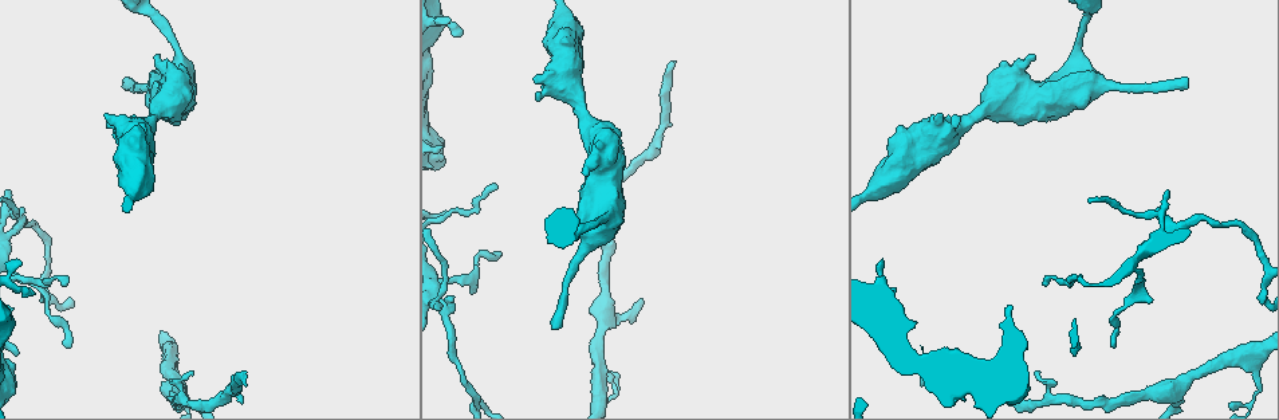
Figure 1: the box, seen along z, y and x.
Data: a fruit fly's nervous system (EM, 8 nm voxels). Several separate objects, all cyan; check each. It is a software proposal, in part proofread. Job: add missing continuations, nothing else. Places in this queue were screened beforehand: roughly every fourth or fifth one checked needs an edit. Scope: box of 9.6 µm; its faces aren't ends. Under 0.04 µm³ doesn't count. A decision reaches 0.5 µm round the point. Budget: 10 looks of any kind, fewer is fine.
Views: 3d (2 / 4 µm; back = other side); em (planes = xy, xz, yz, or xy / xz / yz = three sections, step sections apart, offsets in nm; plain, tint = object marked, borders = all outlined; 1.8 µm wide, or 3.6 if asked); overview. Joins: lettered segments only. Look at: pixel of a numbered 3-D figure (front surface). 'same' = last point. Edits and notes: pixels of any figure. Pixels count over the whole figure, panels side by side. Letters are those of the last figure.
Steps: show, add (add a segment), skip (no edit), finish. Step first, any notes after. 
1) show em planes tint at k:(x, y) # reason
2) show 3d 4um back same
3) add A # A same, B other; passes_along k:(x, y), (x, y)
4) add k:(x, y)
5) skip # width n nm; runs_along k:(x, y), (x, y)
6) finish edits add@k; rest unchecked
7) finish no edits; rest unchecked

show em planes plain at 1:(920, 382) # free end

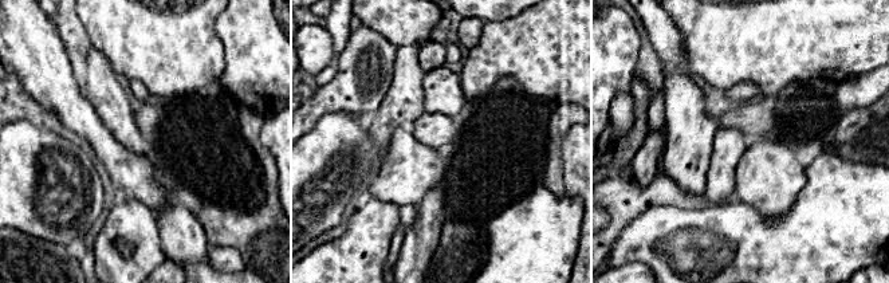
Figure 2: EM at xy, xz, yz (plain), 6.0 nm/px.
show em planes borders same

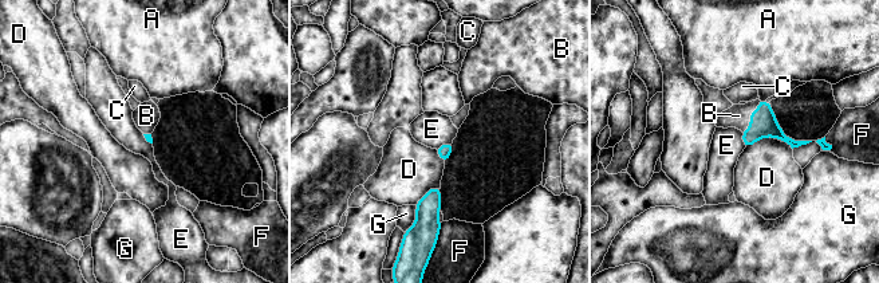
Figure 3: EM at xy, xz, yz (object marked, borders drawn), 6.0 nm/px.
add B # longest_contact B 220 nm; A other, B same, C other, D other, E other, F other, G other; passes_along 3:(763, 124), (751, 117), (738, 116); the neuron continues

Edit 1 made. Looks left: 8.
show overview

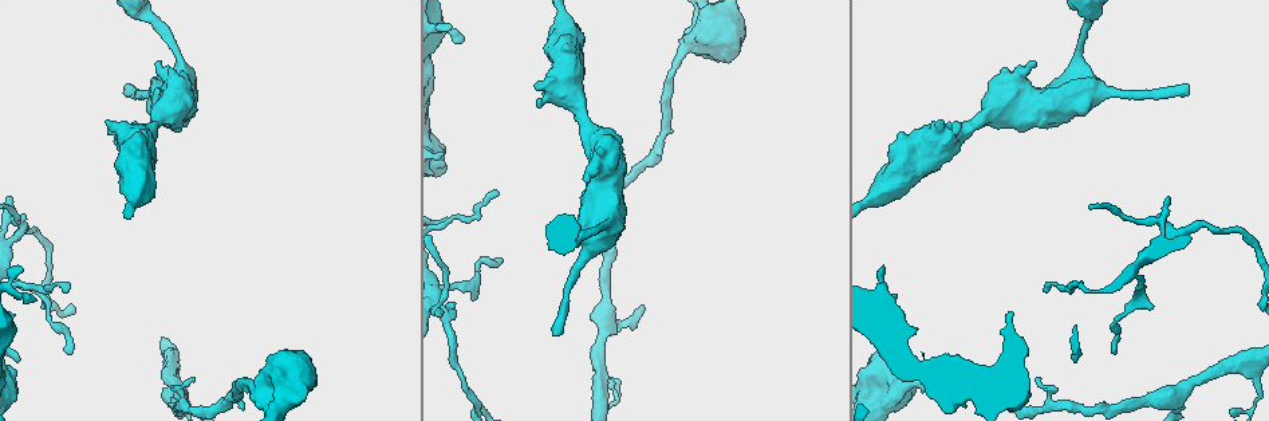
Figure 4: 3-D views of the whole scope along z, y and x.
show em xz step 16 tint at 4:(191, 380) # tapers out

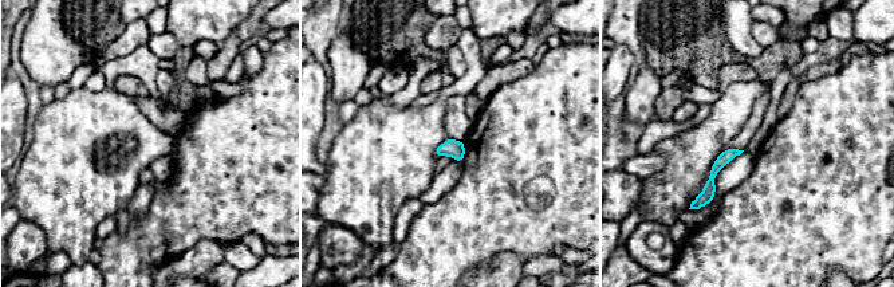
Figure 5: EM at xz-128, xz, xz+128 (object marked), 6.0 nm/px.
show em planes borders same # another direction

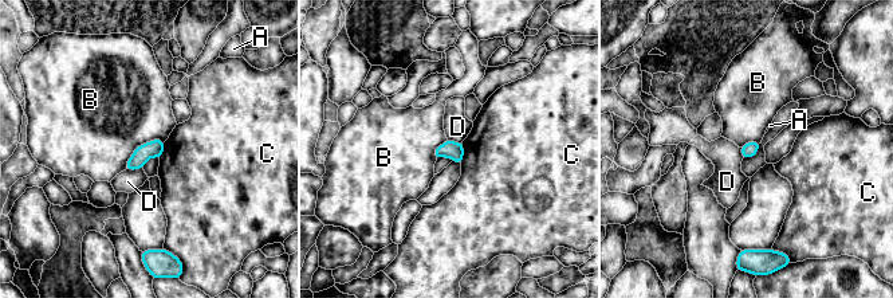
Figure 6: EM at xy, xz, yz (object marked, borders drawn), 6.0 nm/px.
skip # width 90 nm; A other, B other, C other, D other; border 6:(164, 140), (141, 144), (124, 169); no lettered segment goes on from it

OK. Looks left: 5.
show em planes tint at 4:(130, 83) # end of a long branch

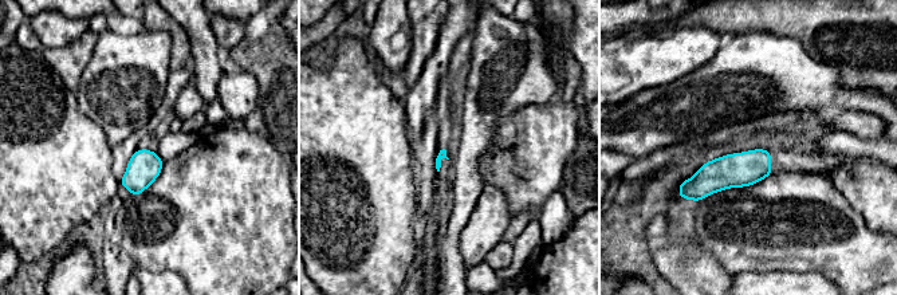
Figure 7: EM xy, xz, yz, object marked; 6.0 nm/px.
show em planes borders same # see the neighbours

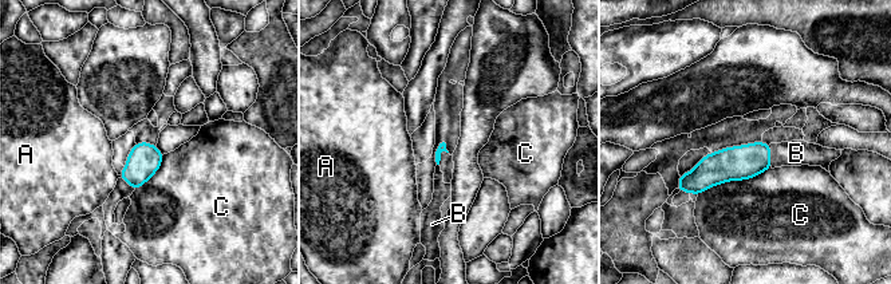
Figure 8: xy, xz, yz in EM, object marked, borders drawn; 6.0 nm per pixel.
add B # longest_contact C 480 nm; A other, B same, C other; passes_along 8:(742, 162), (769, 156), (796, 153); the neuron continues

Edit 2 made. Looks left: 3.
show overview # redraw

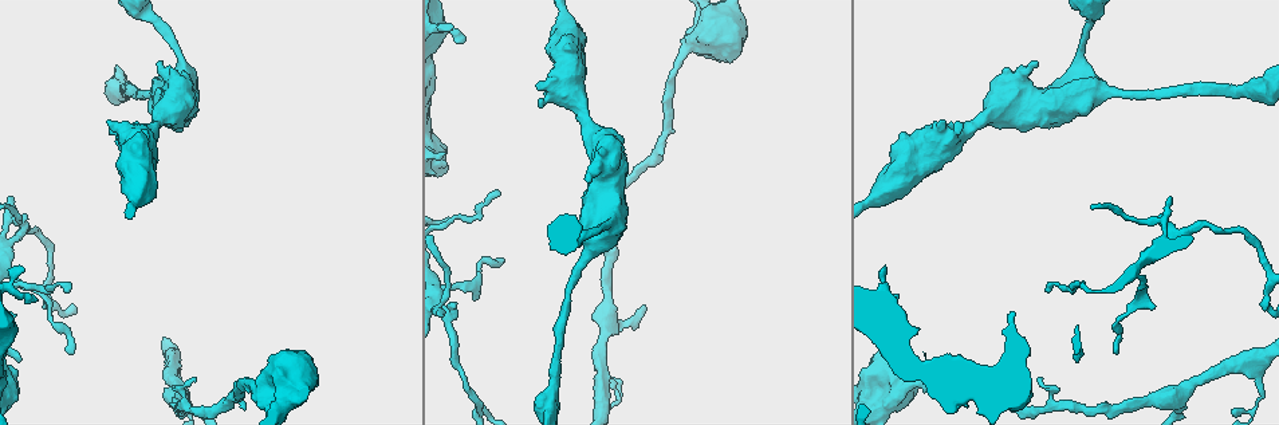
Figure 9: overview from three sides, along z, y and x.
show em xy step 8 borders at 9:(587, 182) # thick end

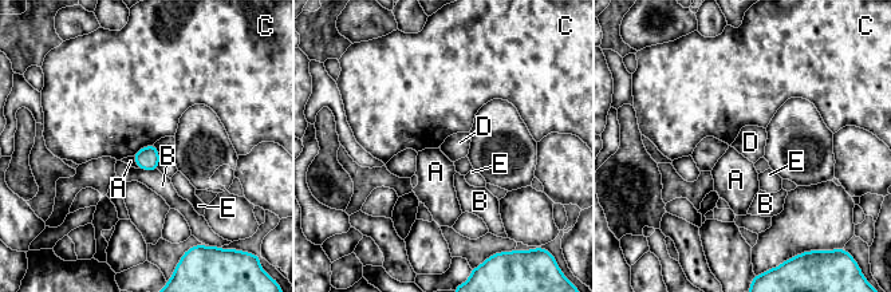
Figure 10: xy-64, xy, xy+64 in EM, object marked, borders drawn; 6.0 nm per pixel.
skip # A other, B other, C other, D other, E other; no lettered segment goes on from it

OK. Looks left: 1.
finish edits add@3, add@8; rest unchecked

